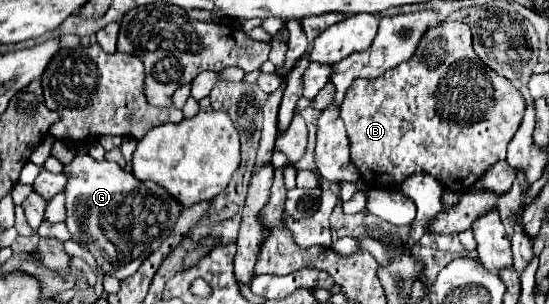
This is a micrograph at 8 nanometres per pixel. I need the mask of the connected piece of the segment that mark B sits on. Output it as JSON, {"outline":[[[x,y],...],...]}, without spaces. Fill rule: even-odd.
{"outline":[[[445,20],[433,28],[427,28],[427,32],[423,34],[423,38],[419,40],[413,56],[387,70],[385,74],[377,76],[377,78],[359,78],[351,84],[351,88],[347,90],[345,94],[345,100],[341,104],[341,118],[347,126],[347,132],[349,132],[349,140],[351,140],[351,158],[353,158],[353,164],[357,166],[357,170],[361,172],[361,178],[367,186],[371,188],[389,188],[389,184],[401,184],[401,180],[409,178],[411,174],[417,174],[417,172],[429,172],[431,176],[435,176],[447,190],[453,190],[453,192],[465,192],[469,190],[469,186],[473,186],[483,174],[487,168],[491,168],[493,164],[505,160],[505,152],[507,152],[507,144],[511,142],[511,138],[515,136],[519,124],[521,124],[521,118],[523,118],[523,112],[525,112],[525,100],[521,98],[521,94],[503,78],[503,76],[497,76],[491,68],[487,68],[481,60],[477,60],[477,54],[473,52],[473,46],[471,46],[471,32],[469,32],[469,26],[463,24],[463,22],[453,22],[453,20]]]}

